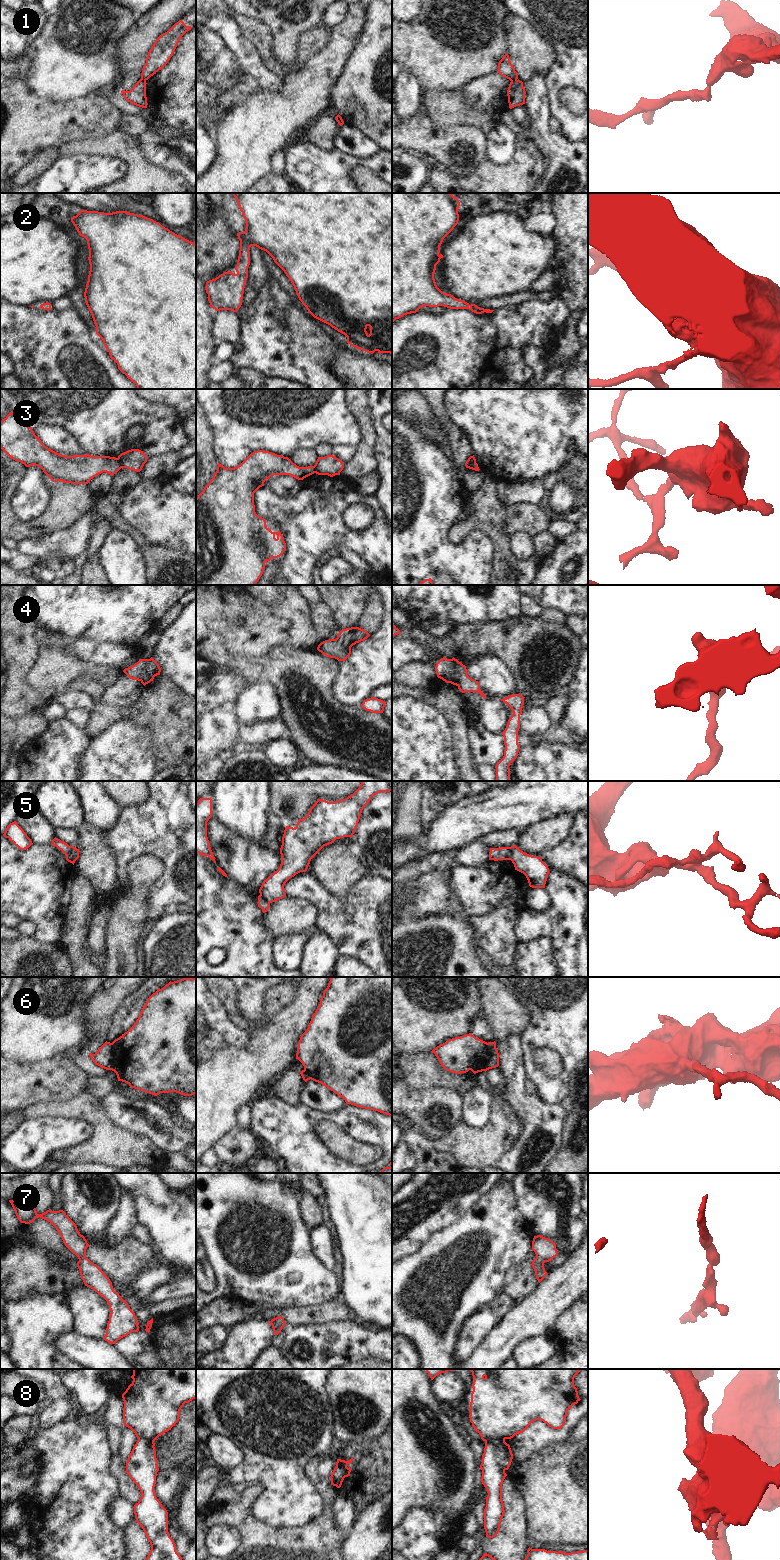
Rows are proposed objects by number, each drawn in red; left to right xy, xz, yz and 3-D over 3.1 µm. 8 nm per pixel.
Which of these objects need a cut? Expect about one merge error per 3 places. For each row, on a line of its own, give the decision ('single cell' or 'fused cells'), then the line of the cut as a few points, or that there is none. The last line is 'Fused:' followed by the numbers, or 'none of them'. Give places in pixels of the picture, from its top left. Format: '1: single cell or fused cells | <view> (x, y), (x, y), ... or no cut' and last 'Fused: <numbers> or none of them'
1: fused cells | yz (516, 79), (511, 81)
2: single cell | no cut
3: fused cells | xy (116, 458), (122, 467)
4: fused cells | yz (451, 659), (451, 675), (448, 682)
5: fused cells | xy (70, 846), (70, 855), (74, 861)
6: fused cells | xy (110, 1043), (112, 1069)
7: single cell | no cut
8: fused cells | yz (504, 1438), (485, 1442)
Fused: 1, 3, 4, 5, 6, 8

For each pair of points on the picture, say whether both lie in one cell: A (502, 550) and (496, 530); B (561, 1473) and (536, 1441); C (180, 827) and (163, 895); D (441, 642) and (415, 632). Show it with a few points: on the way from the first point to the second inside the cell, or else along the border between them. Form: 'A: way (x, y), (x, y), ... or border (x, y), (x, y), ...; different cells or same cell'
A: way (501, 545), (497, 535); same cell
B: border (567, 1439), (561, 1442), (549, 1443), (545, 1447); different cells
C: way (180, 844), (180, 868), (172, 878); same cell
D: way (435, 642), (431, 642), (421, 636); same cell

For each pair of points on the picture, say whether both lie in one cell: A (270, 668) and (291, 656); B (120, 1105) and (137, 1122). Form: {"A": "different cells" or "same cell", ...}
{"A": "same cell", "B": "same cell"}

